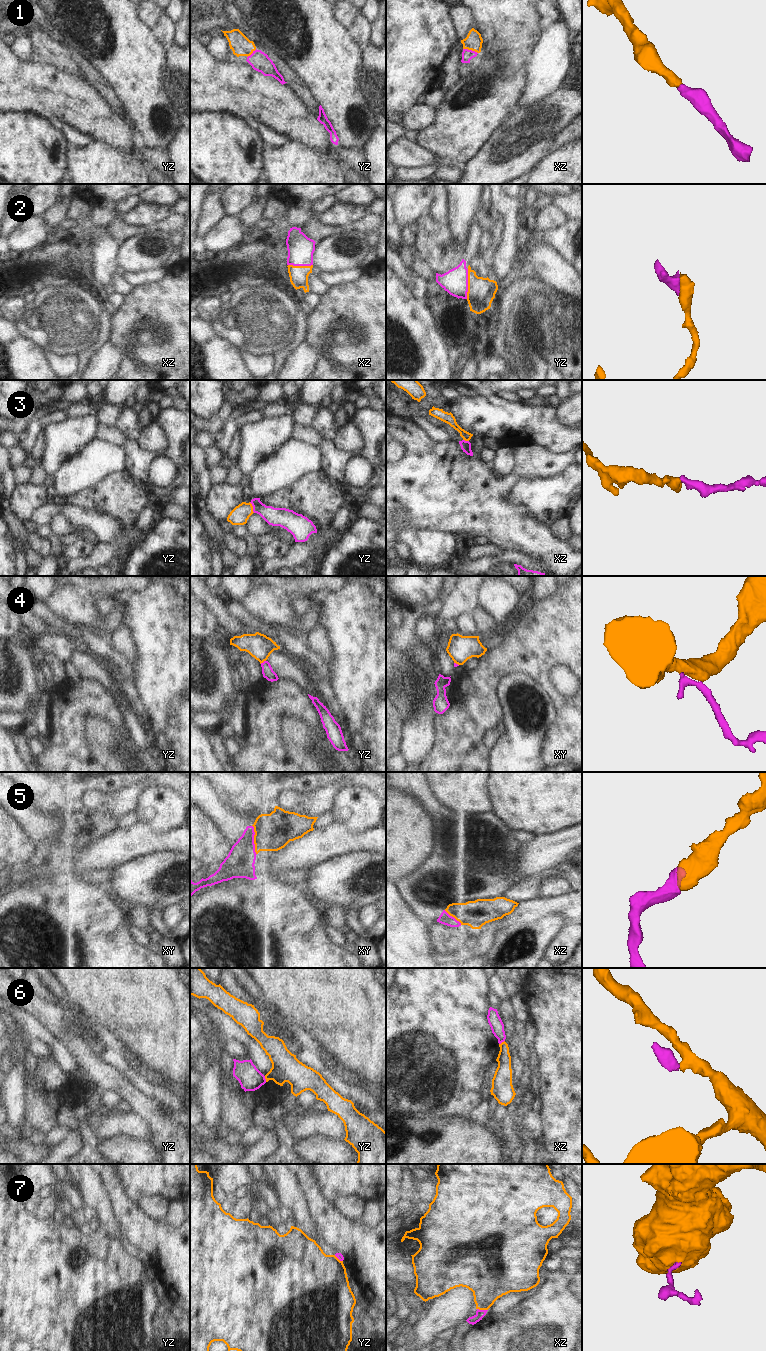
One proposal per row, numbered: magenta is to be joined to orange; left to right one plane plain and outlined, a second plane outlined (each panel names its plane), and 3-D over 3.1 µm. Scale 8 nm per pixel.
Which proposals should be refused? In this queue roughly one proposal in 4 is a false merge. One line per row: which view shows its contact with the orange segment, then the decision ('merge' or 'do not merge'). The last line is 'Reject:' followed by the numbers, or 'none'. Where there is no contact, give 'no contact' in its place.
1: xz | merge
2: yz | merge
3: yz | merge
4: yz | do not merge
5: xy | merge
6: yz | do not merge
7: xz | do not merge
Reject: 4, 6, 7

